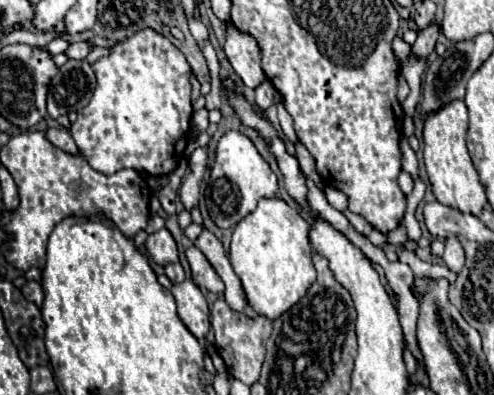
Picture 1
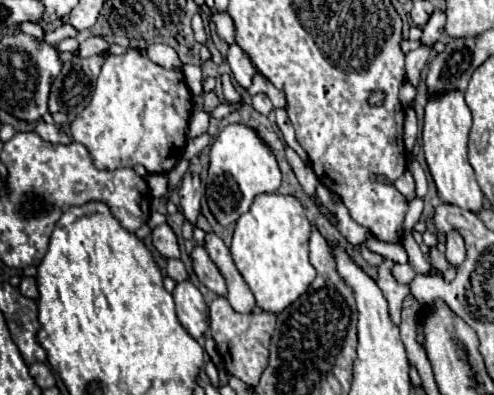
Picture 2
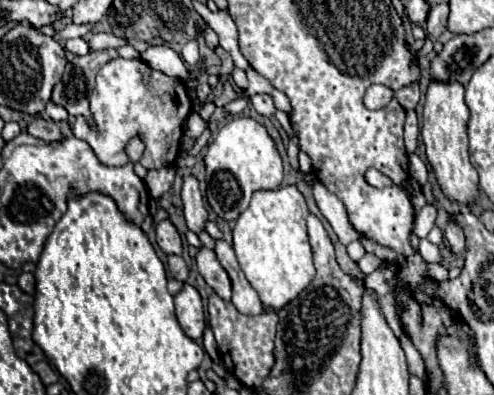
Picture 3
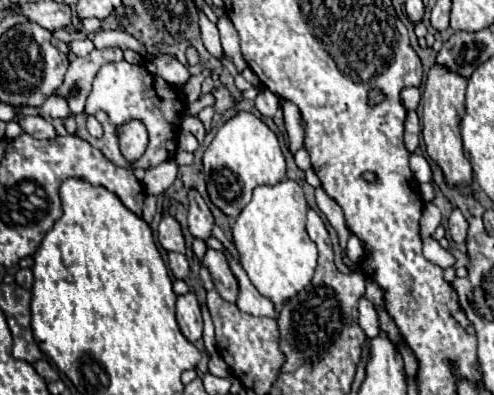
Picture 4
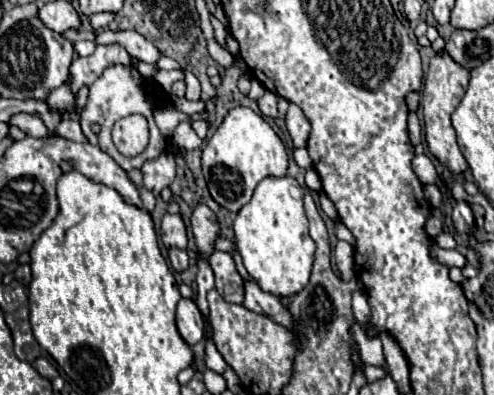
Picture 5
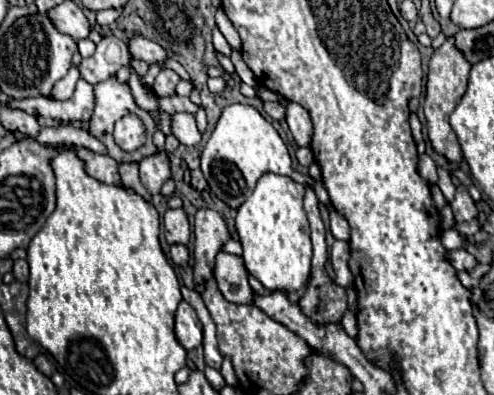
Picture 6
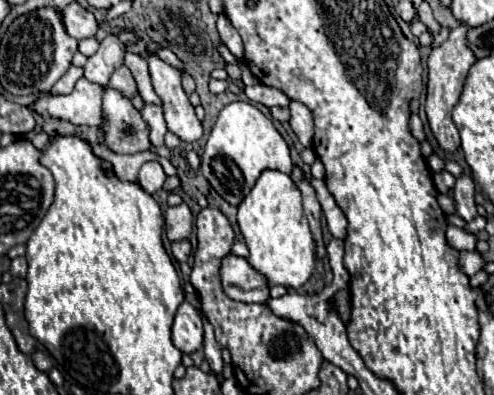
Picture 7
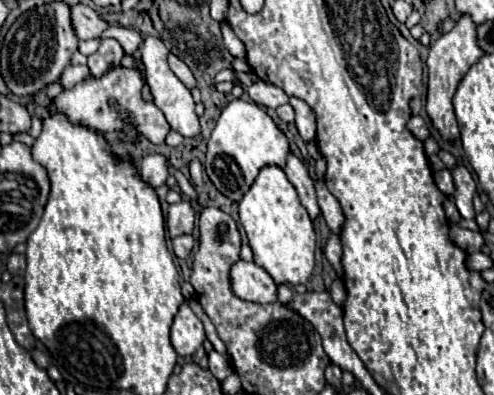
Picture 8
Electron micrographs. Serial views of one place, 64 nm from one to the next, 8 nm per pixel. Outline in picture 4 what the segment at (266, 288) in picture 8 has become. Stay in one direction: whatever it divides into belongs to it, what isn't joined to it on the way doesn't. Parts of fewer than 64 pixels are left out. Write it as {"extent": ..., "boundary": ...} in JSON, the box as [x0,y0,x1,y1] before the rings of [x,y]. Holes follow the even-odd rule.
{"extent":[204,248,240,302],"boundary":[[[208,248],[206,256],[204,256],[204,264],[208,266],[208,270],[212,274],[218,294],[226,302],[236,302],[236,296],[240,290],[236,284],[236,276],[232,276],[232,268],[228,268],[228,260],[224,260],[224,252]]]}

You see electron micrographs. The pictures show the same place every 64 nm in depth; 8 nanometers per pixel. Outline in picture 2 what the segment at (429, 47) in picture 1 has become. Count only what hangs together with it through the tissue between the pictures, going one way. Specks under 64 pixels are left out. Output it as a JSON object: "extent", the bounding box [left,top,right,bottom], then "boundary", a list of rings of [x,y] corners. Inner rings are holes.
{"extent":[420,10,444,44],"boundary":[[[434,10],[434,14],[430,16],[430,20],[422,32],[424,34],[422,34],[420,42],[422,44],[434,44],[444,32],[444,10]]]}

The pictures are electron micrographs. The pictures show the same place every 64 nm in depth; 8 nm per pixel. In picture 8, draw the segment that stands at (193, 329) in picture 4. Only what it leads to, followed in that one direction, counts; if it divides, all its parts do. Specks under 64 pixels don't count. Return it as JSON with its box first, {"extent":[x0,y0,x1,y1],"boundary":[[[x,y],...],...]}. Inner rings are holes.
{"extent":[172,304,204,356],"boundary":[[[182,304],[174,324],[172,324],[172,346],[178,356],[192,356],[204,342],[204,326],[200,318],[190,310],[188,304]]]}

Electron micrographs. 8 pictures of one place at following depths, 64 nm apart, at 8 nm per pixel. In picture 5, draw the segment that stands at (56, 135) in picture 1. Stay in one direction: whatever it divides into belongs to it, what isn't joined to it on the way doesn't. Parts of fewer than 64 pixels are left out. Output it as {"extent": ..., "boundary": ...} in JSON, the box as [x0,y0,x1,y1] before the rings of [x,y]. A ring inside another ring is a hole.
{"extent":[8,114,48,138],"boundary":[[[16,114],[16,116],[10,116],[8,120],[10,126],[18,126],[24,134],[32,136],[32,138],[44,138],[48,136],[48,128],[44,126],[44,122],[38,118],[38,116],[32,116],[32,114]]]}

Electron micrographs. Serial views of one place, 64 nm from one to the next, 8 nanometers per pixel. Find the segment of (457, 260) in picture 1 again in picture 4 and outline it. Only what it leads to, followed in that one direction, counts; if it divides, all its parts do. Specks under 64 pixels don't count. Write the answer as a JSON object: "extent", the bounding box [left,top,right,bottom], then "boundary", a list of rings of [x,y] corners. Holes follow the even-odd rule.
{"extent":[448,208,468,242],"boundary":[[[454,208],[452,216],[450,216],[450,226],[448,226],[448,236],[454,242],[464,242],[466,240],[466,230],[468,230],[468,222],[462,216],[460,208]]]}

